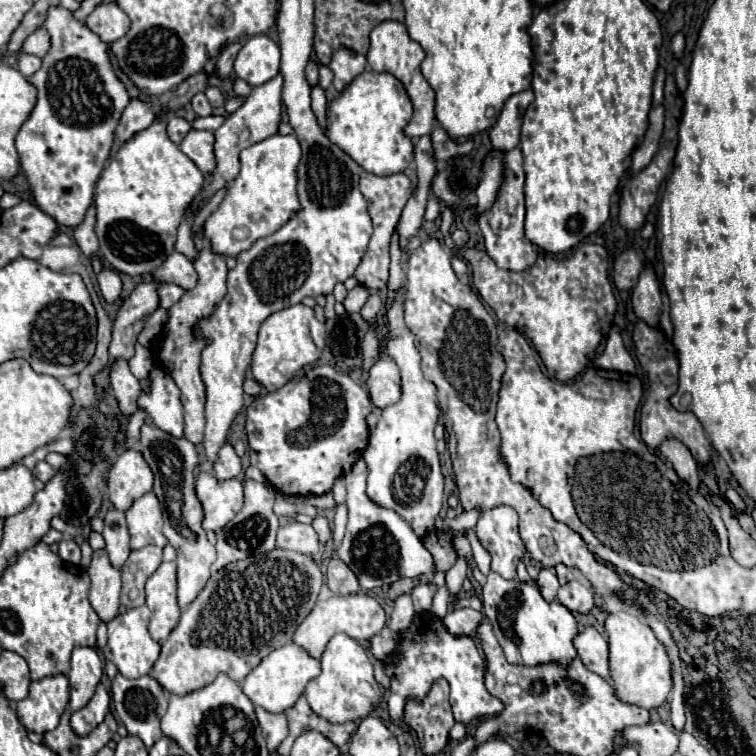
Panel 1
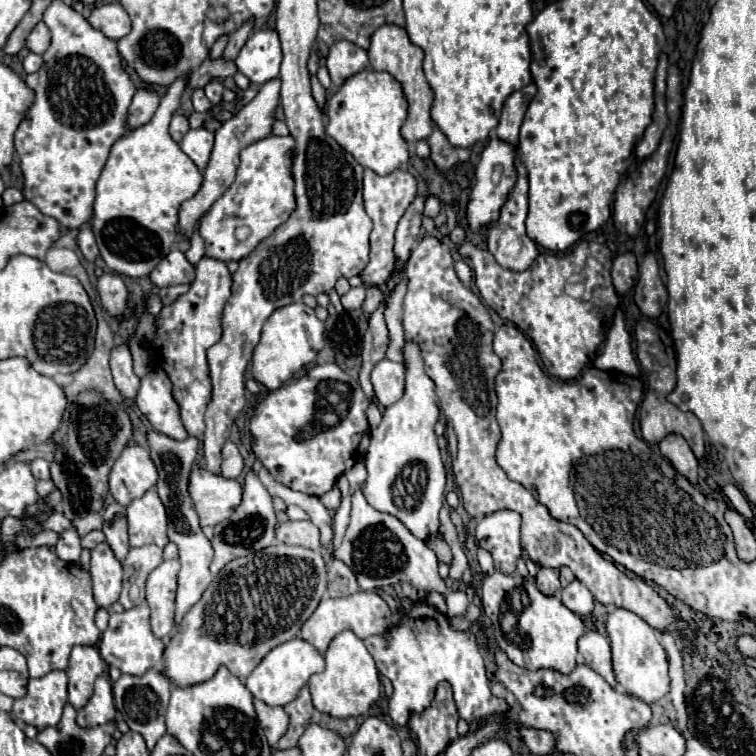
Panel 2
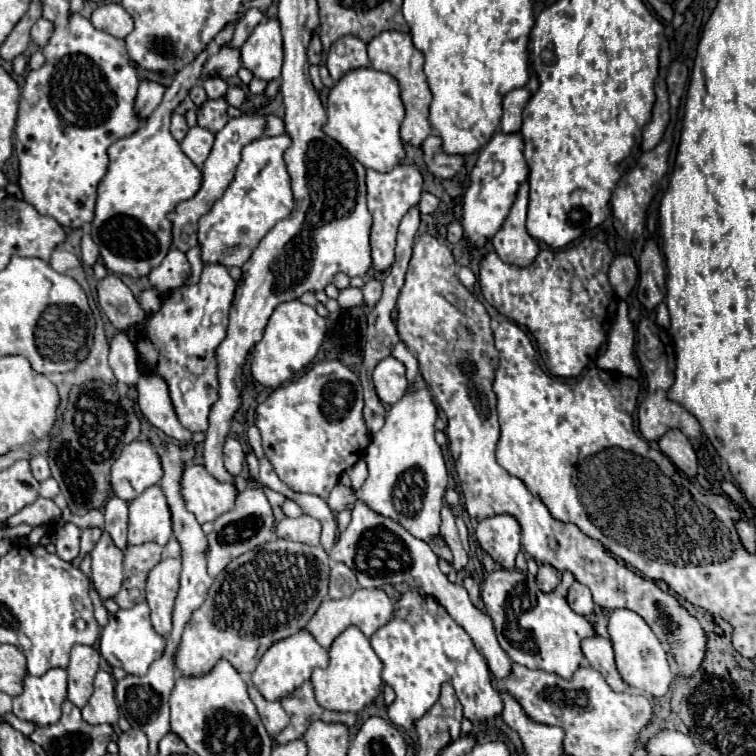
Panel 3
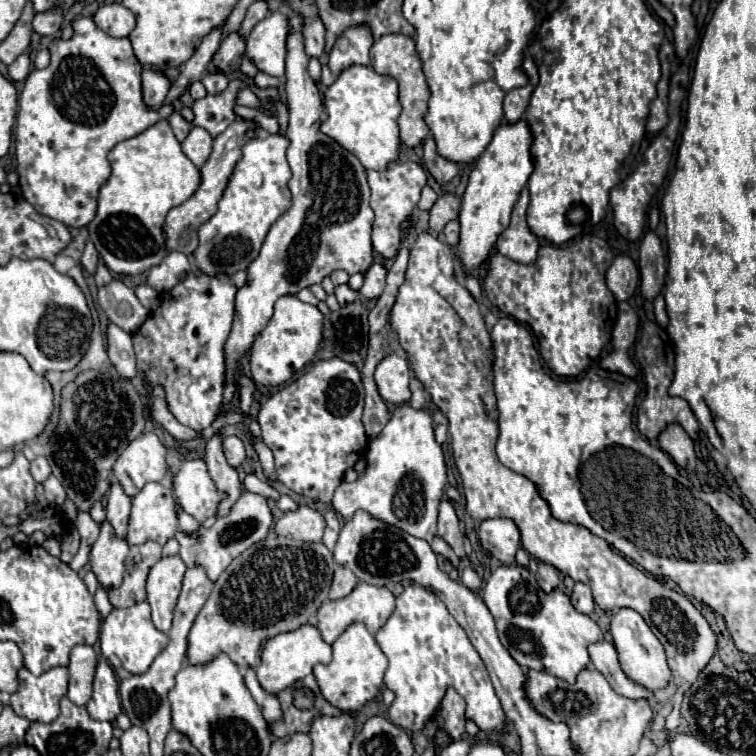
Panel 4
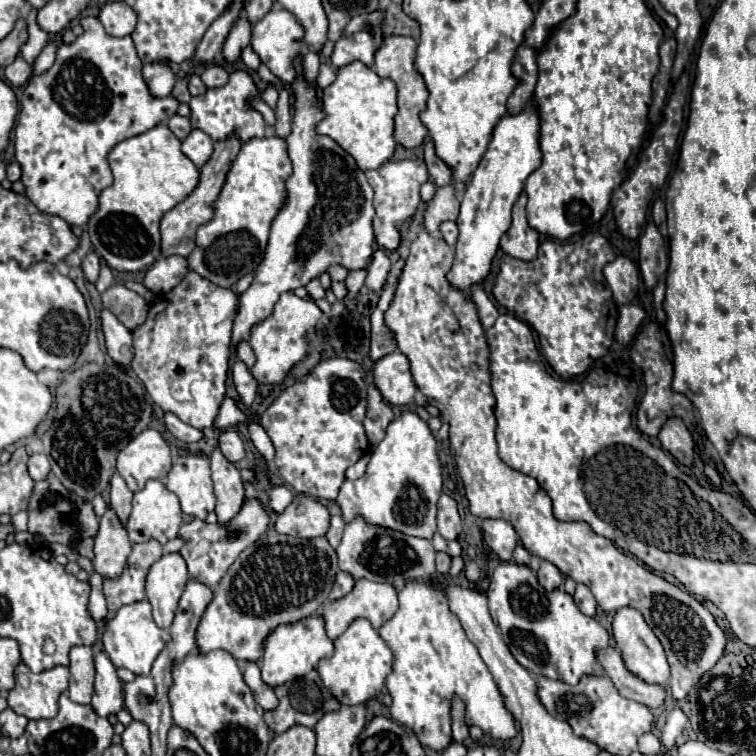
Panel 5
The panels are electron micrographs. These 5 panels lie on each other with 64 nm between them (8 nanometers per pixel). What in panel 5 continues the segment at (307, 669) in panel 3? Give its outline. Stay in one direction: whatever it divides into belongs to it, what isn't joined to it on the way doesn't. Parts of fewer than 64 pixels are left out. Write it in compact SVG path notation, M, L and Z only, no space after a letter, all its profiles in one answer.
M310 616L310 618L304 618L296 624L280 626L266 638L264 658L262 658L262 664L260 664L262 680L270 688L276 688L276 686L280 686L288 680L294 680L296 676L306 676L310 670L316 668L318 660L330 658L332 652L334 652L334 644L324 632L324 620L322 618Z

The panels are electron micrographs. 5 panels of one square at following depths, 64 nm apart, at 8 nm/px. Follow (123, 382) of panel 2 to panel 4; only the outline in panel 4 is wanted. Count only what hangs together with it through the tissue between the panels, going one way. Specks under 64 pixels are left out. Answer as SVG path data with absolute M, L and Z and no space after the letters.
M116 324L108 326L108 358L120 378L132 380L136 378L136 356L132 348L132 336L118 328Z

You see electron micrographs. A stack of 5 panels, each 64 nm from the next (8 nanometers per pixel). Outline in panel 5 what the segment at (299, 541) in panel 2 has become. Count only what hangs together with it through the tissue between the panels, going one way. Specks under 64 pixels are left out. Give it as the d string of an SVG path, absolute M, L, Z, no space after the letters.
M298 494L294 502L282 514L278 514L276 532L300 538L316 538L326 534L328 524L328 510L320 502Z

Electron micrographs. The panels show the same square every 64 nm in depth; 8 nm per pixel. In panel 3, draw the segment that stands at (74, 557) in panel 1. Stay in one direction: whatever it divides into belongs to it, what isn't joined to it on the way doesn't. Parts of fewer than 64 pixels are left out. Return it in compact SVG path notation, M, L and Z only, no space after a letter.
M64 524L62 530L58 530L58 538L56 538L56 554L66 560L72 562L78 556L80 550L80 530L74 524Z

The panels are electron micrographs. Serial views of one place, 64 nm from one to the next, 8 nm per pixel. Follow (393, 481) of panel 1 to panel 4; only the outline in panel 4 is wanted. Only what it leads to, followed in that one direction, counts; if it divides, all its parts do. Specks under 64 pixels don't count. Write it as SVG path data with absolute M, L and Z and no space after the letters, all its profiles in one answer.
M408 404L398 406L384 430L370 440L368 452L366 452L366 474L364 478L356 482L342 482L332 498L332 506L338 514L342 514L344 520L350 520L358 508L370 512L374 518L380 518L392 526L398 526L400 530L422 538L430 542L436 536L436 520L438 520L438 506L444 496L444 486L446 486L446 464L444 464L444 454L440 444L434 440L434 422L432 416L426 408L416 410Z

